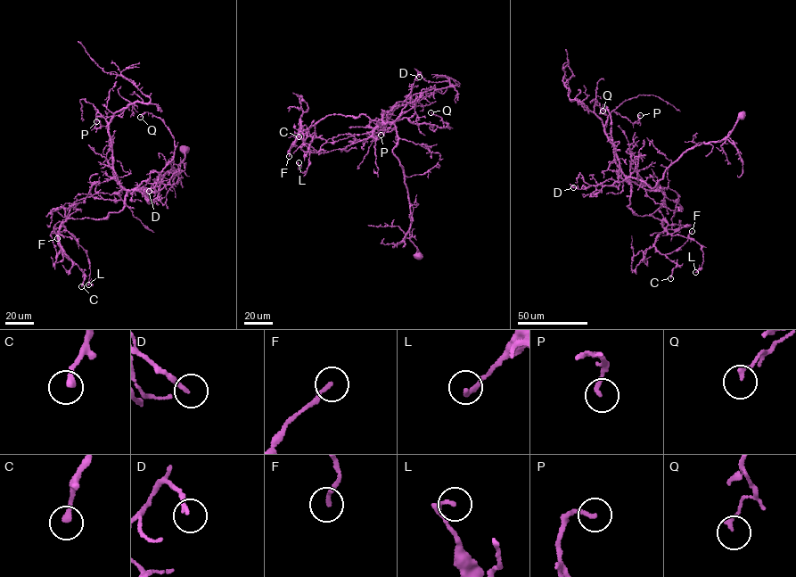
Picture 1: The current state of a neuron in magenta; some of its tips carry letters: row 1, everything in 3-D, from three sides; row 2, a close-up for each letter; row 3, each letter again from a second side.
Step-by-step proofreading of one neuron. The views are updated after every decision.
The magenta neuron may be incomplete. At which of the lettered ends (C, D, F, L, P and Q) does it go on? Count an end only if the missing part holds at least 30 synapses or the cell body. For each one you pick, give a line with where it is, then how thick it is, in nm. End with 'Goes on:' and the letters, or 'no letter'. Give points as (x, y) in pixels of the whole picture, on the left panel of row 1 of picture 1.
Goes on: no letter

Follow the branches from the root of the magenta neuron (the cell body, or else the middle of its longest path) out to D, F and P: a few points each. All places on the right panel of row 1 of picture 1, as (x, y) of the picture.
D: (742, 114), (726, 138), (687, 149), (653, 187), (631, 177), (610, 185), (573, 187)
F: (742, 114), (653, 187), (627, 178), (627, 207), (661, 221), (660, 253), (692, 231)
P: (742, 114), (726, 138), (687, 149), (651, 188), (627, 181), (604, 127), (613, 110), (633, 123), (640, 115)

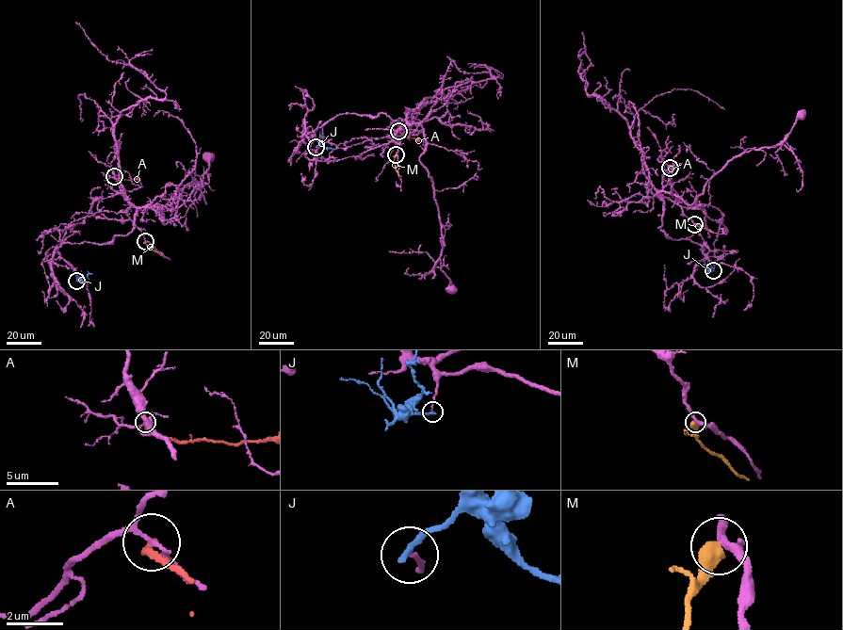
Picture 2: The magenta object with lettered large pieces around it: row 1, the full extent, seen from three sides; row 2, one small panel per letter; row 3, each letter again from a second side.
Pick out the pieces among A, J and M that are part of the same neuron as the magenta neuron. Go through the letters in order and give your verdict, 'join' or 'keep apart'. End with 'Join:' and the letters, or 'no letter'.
A: keep apart
J: keep apart
M: keep apart
Join: no letter

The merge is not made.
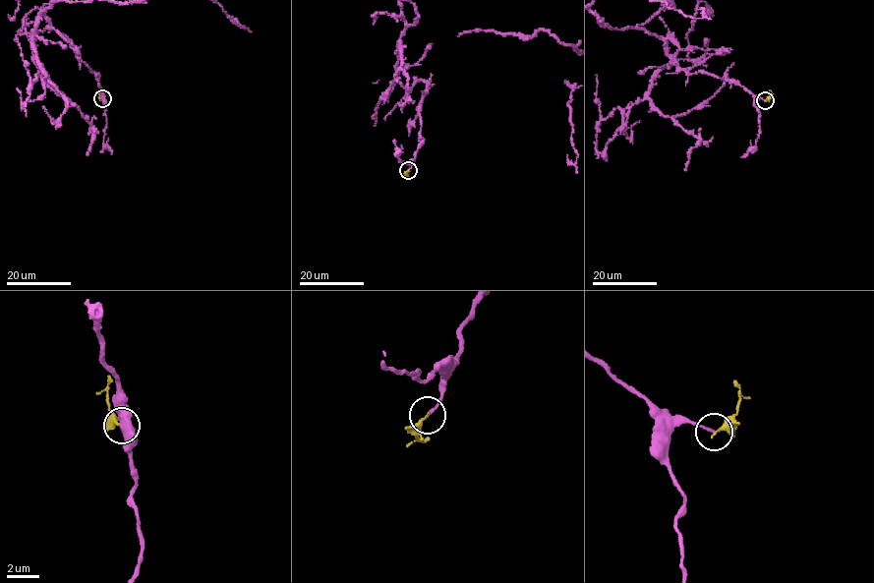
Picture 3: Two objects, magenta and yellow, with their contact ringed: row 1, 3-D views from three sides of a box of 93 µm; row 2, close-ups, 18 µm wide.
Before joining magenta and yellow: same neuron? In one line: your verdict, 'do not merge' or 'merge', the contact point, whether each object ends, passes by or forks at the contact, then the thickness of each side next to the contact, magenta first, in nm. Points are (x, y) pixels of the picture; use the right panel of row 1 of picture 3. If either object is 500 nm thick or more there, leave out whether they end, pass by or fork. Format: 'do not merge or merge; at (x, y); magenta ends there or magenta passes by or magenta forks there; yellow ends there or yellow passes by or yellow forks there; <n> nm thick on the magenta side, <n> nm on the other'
do not merge; at (765, 100); magenta ends there; yellow ends there; 170 nm thick on the magenta side, 200 nm on the other

